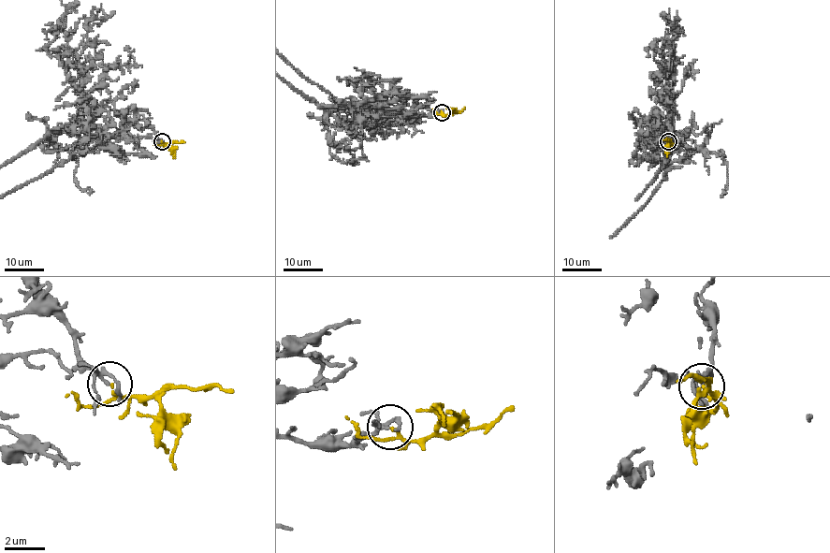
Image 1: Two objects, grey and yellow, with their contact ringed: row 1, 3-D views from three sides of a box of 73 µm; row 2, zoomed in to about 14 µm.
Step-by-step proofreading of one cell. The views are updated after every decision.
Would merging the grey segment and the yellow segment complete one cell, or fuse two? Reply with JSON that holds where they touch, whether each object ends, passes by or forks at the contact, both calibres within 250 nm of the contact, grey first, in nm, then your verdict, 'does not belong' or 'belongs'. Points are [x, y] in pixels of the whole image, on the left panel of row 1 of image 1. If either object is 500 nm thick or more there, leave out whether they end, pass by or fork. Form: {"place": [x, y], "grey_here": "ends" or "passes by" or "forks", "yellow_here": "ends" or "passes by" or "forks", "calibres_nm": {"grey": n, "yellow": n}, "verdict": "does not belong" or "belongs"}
{"place": [162, 141], "grey_here": "forks", "yellow_here": "passes by", "calibres_nm": {"grey": 130, "yellow": 100}, "verdict": "does not belong"}

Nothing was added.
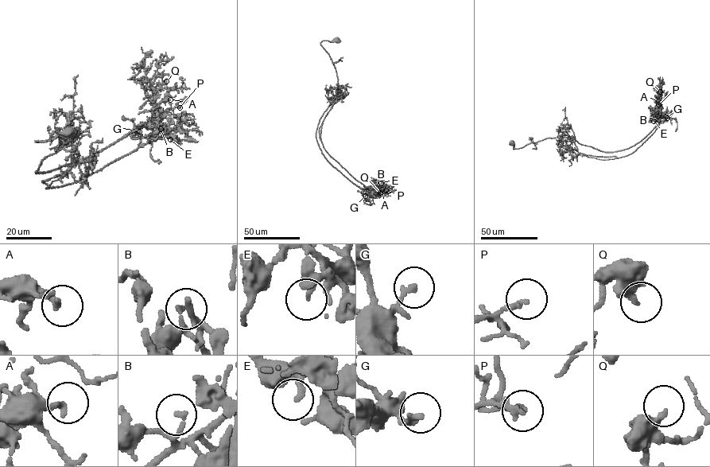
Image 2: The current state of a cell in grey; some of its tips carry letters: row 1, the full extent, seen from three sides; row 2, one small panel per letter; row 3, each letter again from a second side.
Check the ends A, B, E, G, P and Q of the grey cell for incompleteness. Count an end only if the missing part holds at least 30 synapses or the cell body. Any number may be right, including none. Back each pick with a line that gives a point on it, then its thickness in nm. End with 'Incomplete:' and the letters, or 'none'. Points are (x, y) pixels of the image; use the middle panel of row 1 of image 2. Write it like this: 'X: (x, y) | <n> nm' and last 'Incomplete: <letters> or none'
P: (386, 190) | 220 nm
Incomplete: P

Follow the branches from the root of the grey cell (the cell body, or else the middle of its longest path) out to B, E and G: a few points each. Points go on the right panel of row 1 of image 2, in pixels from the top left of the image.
B: (512, 142), (516, 149), (548, 138), (572, 138), (578, 152), (620, 157), (651, 135), (659, 124), (657, 116)
E: (512, 142), (516, 149), (572, 138), (578, 152), (620, 157), (651, 135), (653, 121)
G: (512, 142), (516, 149), (548, 138), (571, 138), (602, 151), (617, 151), (634, 145), (661, 118), (667, 118)

